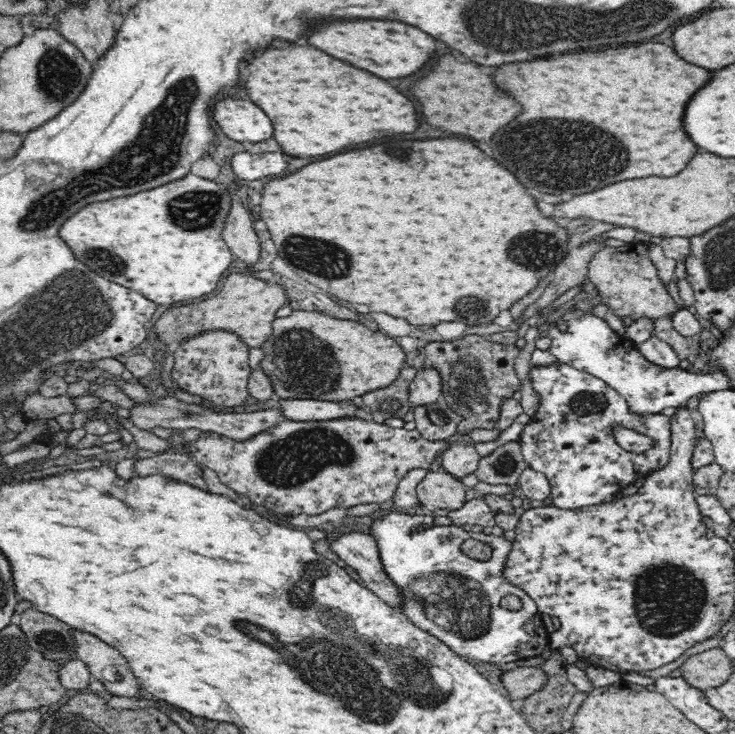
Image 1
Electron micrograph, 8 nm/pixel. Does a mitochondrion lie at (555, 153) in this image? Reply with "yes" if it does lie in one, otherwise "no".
yes

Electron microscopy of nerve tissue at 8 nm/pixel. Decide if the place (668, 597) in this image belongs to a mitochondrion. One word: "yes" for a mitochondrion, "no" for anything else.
yes

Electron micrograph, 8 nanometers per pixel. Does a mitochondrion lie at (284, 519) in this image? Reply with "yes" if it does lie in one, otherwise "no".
no

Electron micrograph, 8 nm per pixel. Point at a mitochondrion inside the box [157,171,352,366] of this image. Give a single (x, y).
(198, 211)

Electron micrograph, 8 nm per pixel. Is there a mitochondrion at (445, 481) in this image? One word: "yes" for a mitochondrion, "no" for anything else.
no

